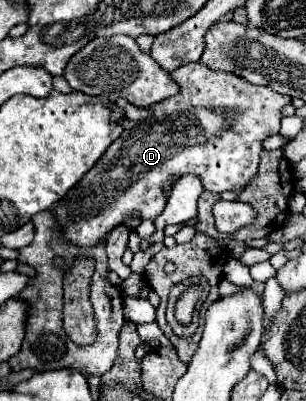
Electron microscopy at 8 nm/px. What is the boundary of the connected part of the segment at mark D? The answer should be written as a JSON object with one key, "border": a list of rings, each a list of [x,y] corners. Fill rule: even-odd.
{"border":[[[202,63],[182,65],[178,67],[178,71],[172,71],[170,75],[178,81],[180,93],[148,107],[150,117],[146,121],[130,121],[126,117],[118,119],[118,123],[124,127],[122,135],[106,149],[102,159],[98,159],[98,163],[76,183],[76,187],[72,187],[54,205],[54,221],[56,225],[60,225],[60,231],[64,233],[62,239],[70,245],[96,247],[116,225],[128,219],[154,219],[168,201],[164,185],[172,177],[198,175],[206,191],[240,193],[244,191],[246,183],[250,183],[250,179],[256,175],[262,153],[262,141],[280,131],[280,109],[286,103],[290,103],[290,97],[278,95],[270,87],[256,87],[252,83],[246,83],[234,73],[210,71]]]}

